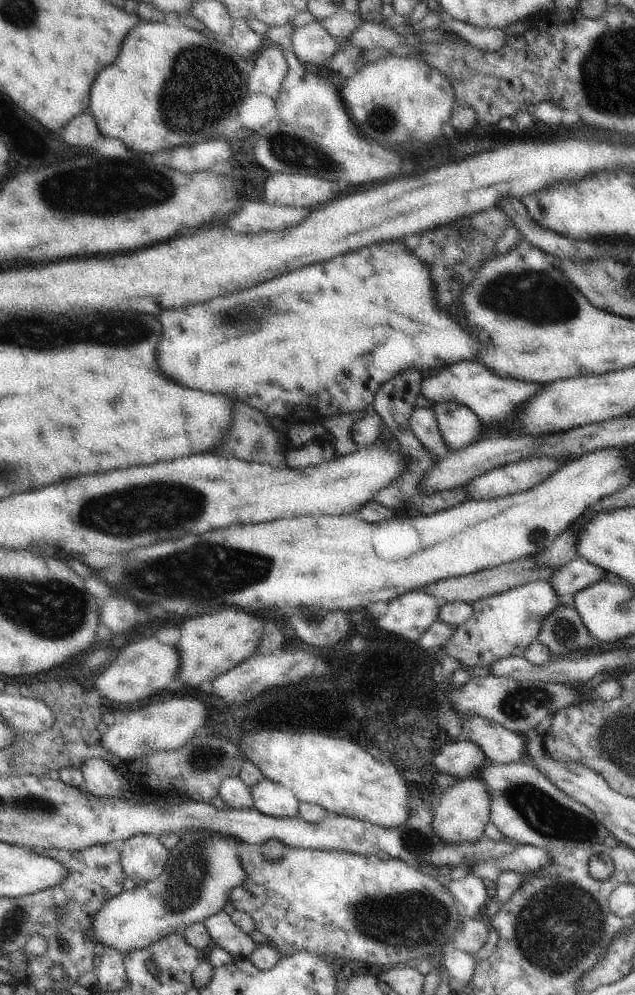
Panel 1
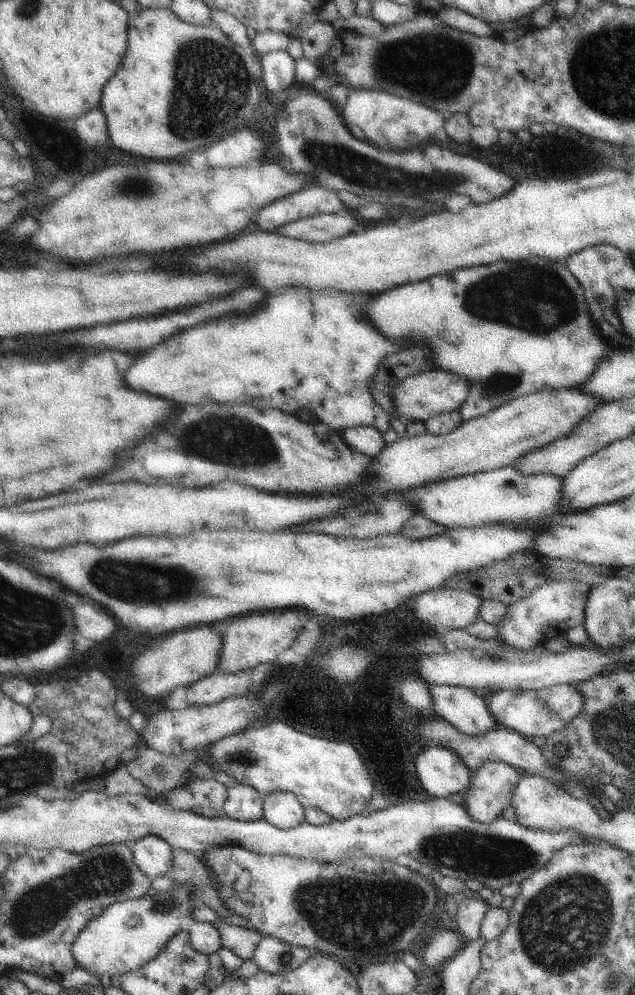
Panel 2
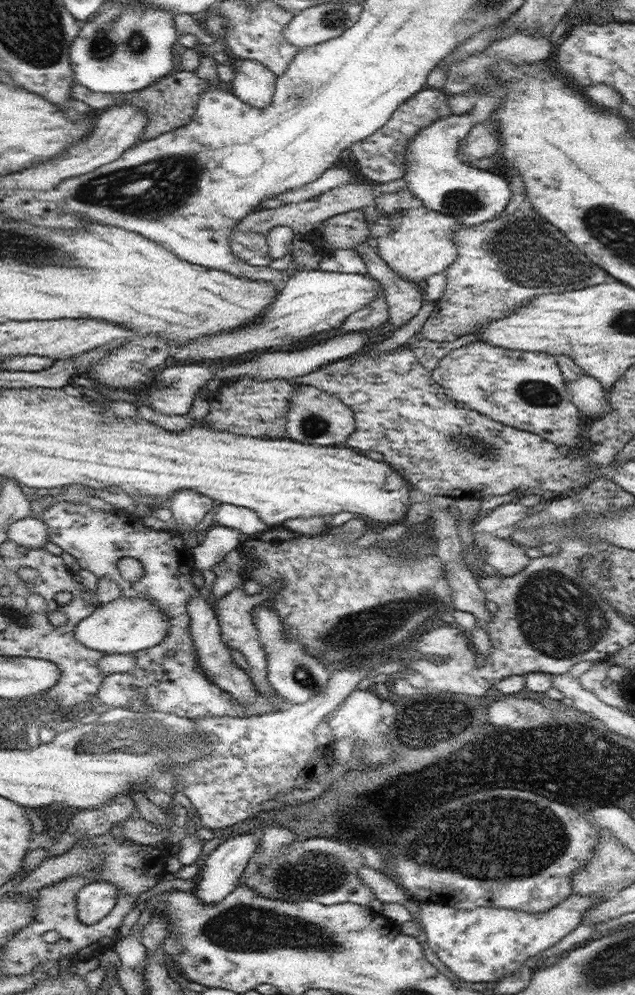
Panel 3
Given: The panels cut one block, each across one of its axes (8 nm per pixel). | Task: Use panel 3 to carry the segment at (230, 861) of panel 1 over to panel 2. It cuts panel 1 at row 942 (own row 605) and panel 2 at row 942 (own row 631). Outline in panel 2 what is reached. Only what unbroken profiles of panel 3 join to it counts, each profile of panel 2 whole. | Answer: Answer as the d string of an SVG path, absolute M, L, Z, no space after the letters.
M174 884L172 890L158 891L158 894L153 891L138 900L114 902L88 922L72 945L72 956L78 968L98 978L106 974L112 978L128 974L154 960L170 938L181 931L180 920L190 916L194 908L194 890L186 884Z

